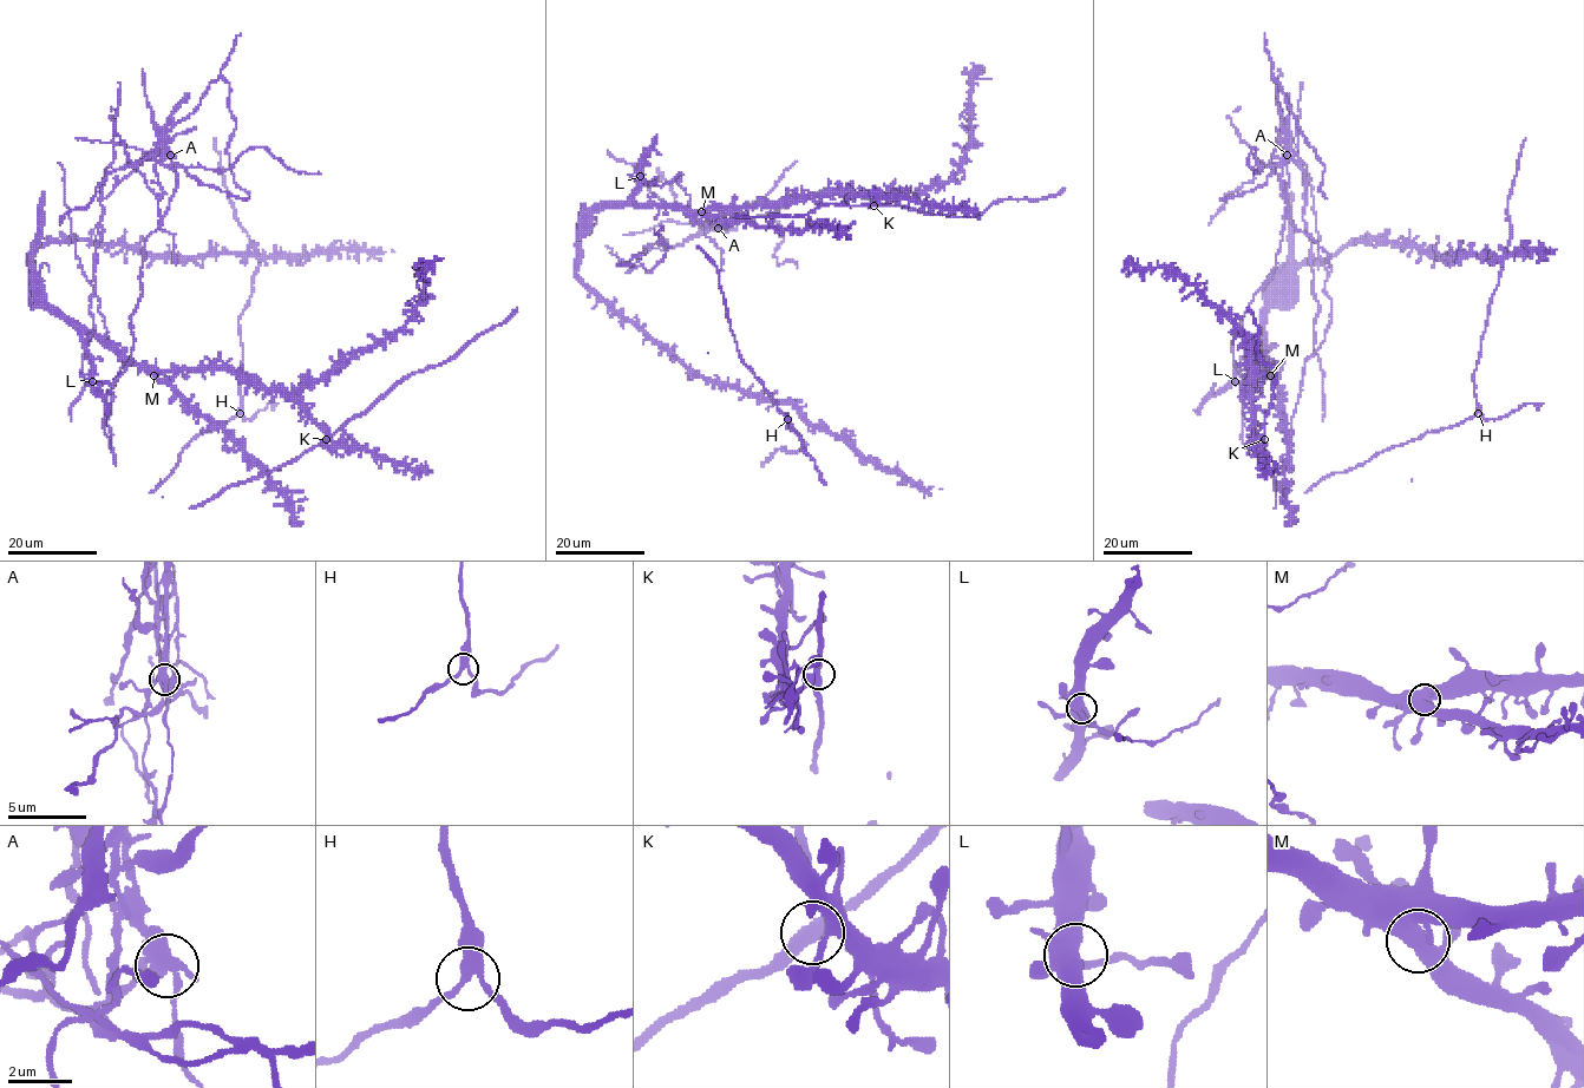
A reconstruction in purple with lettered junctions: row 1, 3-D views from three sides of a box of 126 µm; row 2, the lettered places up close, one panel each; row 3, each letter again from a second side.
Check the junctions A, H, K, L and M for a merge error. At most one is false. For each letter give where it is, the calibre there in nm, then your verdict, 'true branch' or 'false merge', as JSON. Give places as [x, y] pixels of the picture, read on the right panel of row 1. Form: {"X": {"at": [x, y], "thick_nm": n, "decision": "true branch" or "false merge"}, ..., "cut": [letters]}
{"A": {"at": [1287, 155], "thick_nm": 360, "decision": "false merge"}, "H": {"at": [1478, 413], "thick_nm": 320, "decision": "true branch"}, "K": {"at": [1264, 439], "thick_nm": 360, "decision": "true branch"}, "L": {"at": [1235, 381], "thick_nm": 420, "decision": "true branch"}, "M": {"at": [1270, 375], "thick_nm": 440, "decision": "true branch"}, "cut": ["A"]}

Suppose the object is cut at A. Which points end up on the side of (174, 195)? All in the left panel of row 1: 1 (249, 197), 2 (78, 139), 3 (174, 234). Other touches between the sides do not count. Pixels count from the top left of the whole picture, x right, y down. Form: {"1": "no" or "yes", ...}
{"1": "no", "2": "no", "3": "no"}

